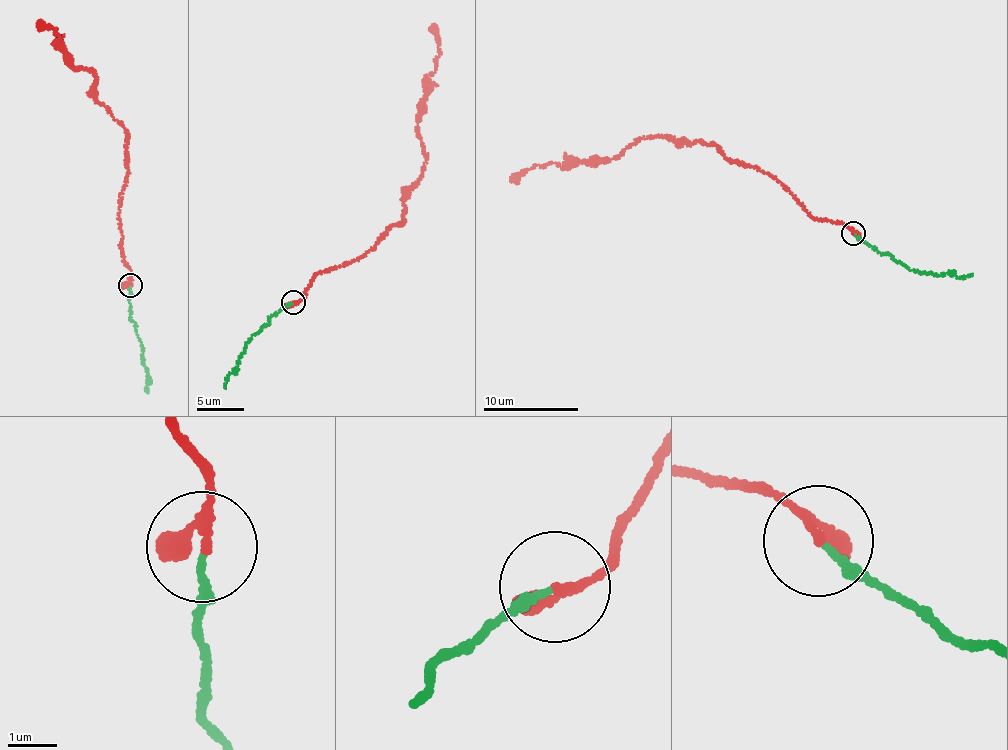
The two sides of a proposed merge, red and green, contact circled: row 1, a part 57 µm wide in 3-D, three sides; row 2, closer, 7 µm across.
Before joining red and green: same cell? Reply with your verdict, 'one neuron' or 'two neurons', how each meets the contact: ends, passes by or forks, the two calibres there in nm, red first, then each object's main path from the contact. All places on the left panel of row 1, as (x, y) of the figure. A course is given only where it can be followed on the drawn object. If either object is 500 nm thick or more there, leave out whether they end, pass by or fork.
one neuron | red passes by | green ends | 150/170 nm | red via (129, 285), (121, 249), (124, 127), (92, 92), (93, 71), (68, 64), (56, 29), (38, 25) | green via (130, 286), (131, 317), (143, 348), (148, 390)

